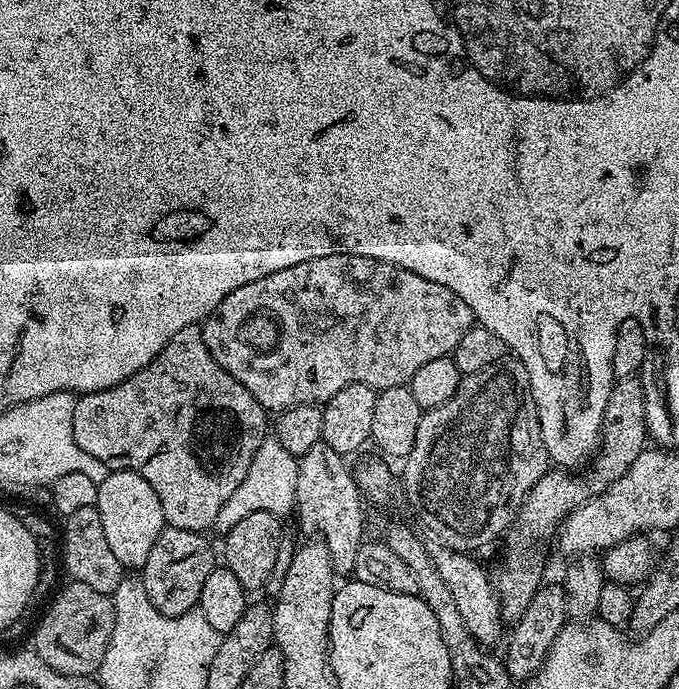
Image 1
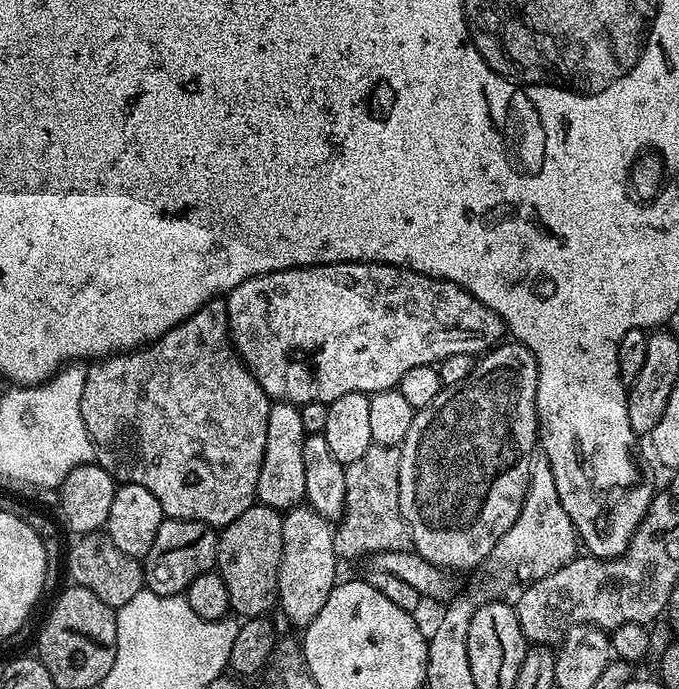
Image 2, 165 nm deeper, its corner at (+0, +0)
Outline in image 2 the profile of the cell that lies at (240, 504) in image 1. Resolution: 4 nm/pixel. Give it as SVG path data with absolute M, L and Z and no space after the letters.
M276 402L269 407L266 418L266 454L258 474L257 501L277 510L297 507L306 497L306 462L302 462L302 446L306 433L302 414L294 404Z

